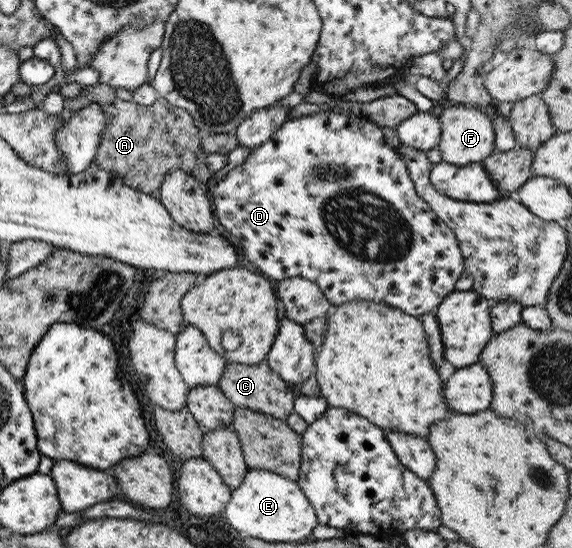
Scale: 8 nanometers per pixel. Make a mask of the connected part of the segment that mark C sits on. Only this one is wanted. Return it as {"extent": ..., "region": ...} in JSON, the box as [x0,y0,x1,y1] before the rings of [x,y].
{"extent":[217,361,294,420],"region":[[[265,361],[253,365],[226,363],[217,386],[234,408],[248,408],[284,420],[293,409],[294,388],[284,382]]]}

